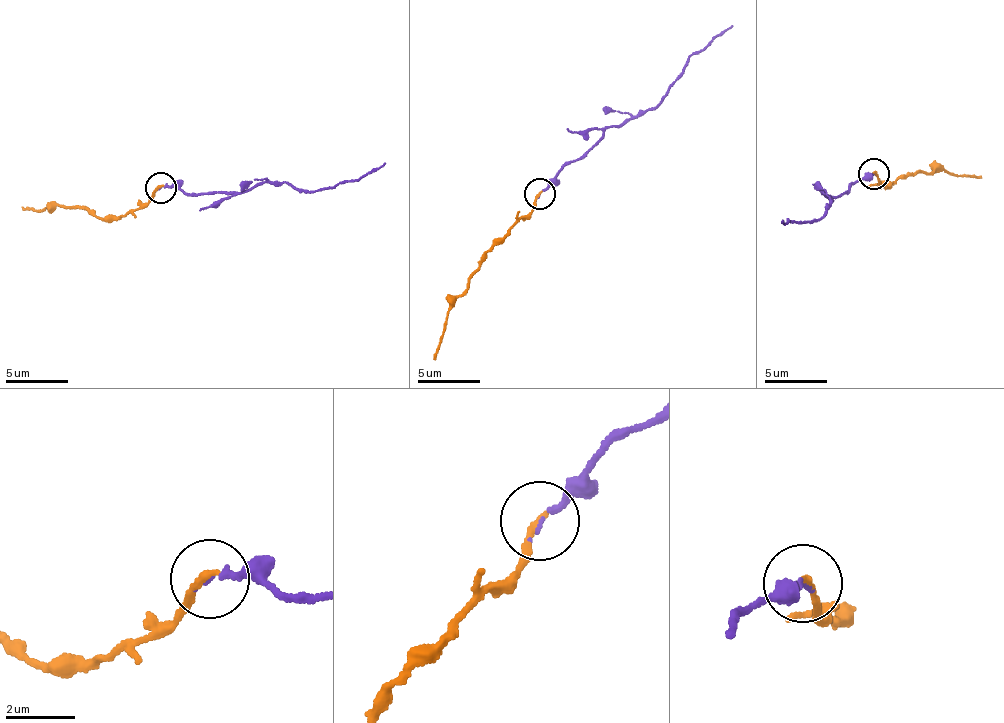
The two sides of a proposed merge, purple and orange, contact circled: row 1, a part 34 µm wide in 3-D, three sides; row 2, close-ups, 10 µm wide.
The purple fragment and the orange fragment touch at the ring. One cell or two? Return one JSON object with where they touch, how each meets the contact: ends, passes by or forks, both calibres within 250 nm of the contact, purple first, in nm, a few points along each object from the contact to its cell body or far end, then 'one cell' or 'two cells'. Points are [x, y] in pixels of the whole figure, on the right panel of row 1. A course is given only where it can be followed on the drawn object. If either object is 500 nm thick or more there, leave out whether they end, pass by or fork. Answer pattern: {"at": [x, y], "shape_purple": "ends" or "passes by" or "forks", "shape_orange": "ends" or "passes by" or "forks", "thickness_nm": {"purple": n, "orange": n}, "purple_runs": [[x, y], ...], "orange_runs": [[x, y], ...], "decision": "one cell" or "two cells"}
{"at": [874, 173], "shape_purple": "ends", "shape_orange": "ends", "thickness_nm": {"purple": 160, "orange": 200}, "purple_runs": [[875, 173], [851, 185], [848, 194], [828, 197], [830, 209], [809, 224], [788, 218], [786, 225], [783, 221]], "orange_runs": [[875, 173], [878, 185], [935, 169], [982, 177]], "decision": "one cell"}

